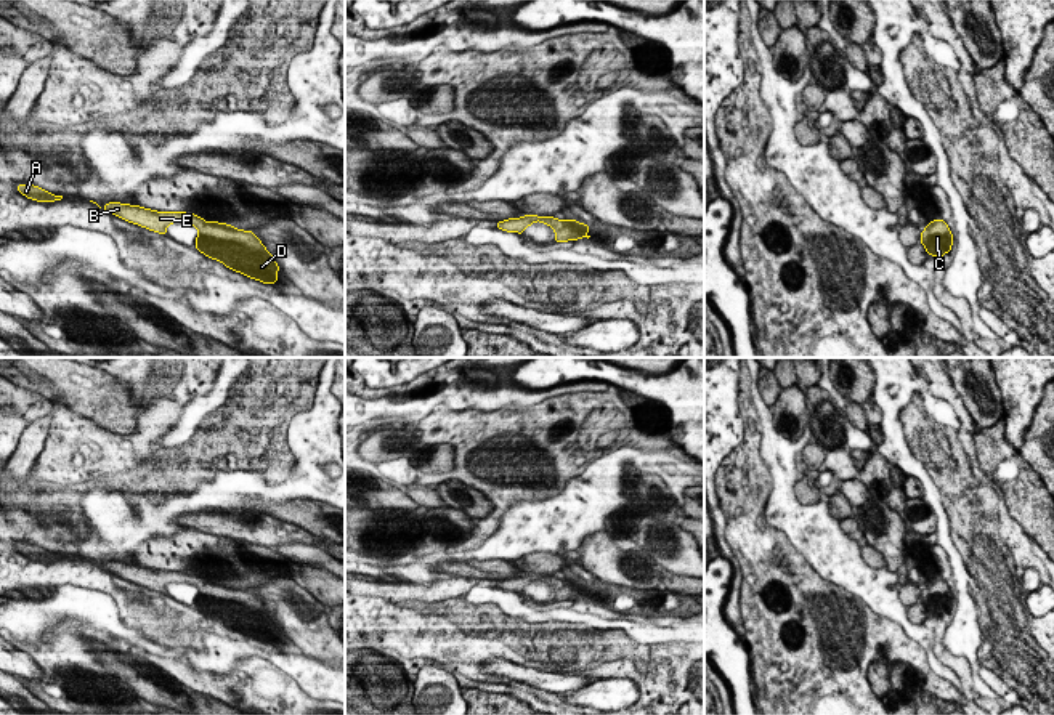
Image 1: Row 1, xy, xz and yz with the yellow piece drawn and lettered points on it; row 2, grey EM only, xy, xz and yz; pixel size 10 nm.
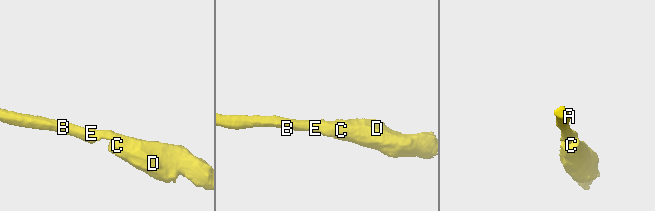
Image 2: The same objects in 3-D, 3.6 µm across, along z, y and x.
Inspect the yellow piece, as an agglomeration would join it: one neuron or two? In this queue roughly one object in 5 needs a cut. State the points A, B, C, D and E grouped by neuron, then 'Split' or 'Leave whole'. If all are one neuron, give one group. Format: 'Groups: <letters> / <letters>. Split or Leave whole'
Groups: A B C D E. Leave whole

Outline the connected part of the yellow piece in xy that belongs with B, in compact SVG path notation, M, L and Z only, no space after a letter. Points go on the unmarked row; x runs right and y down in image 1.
M109 561L103 568L159 593L167 593L167 585L172 582L196 585L199 592L194 606L205 616L263 643L273 644L279 640L276 632L281 627L252 590L242 590L217 580L205 582L204 577L184 571L156 571L119 561Z

